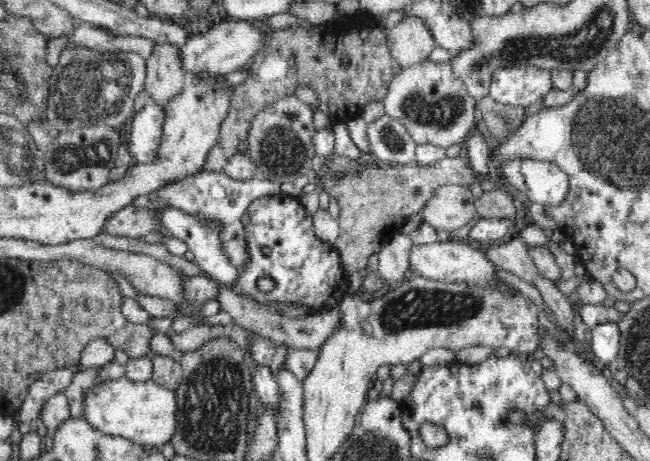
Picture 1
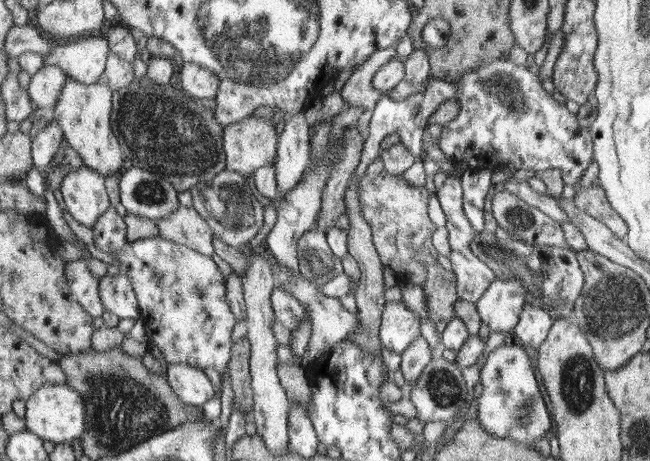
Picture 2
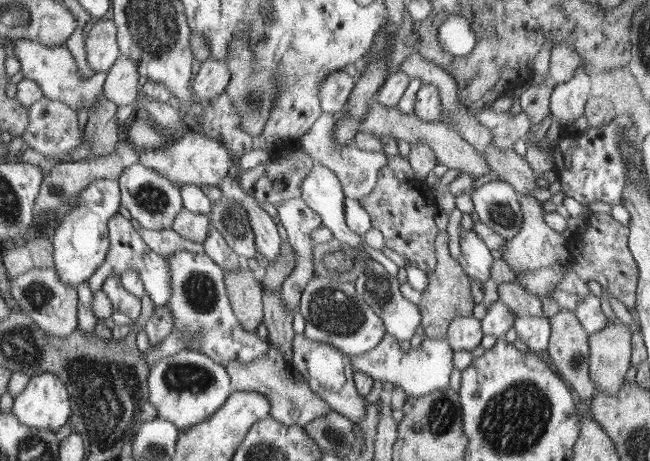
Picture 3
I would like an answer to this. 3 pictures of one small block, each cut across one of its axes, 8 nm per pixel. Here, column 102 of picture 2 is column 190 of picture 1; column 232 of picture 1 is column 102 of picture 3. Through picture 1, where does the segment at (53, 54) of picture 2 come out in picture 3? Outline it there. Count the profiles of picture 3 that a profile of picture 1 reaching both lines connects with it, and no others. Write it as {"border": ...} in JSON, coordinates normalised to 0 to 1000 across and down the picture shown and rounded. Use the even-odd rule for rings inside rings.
{"border":[[[172,37],[162,39],[145,50],[131,93],[134,117],[132,130],[148,158],[163,158],[165,152],[177,137],[177,130],[188,121],[180,93],[180,61]]]}

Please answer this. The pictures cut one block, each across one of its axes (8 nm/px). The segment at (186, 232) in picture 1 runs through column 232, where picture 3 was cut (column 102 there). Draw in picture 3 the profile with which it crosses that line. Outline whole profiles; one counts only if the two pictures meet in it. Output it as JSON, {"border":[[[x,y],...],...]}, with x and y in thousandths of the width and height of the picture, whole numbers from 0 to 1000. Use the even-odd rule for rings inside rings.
{"border":[[[175,466],[165,492],[169,497],[169,551],[165,553],[158,577],[137,605],[142,636],[155,629],[160,610],[166,601],[185,601],[191,590],[206,584],[215,594],[223,638],[231,642],[237,664],[255,662],[262,653],[262,636],[265,636],[265,625],[262,625],[263,590],[258,566],[251,555],[231,542],[231,536],[217,518],[209,495],[203,492],[203,484],[191,469]]]}

